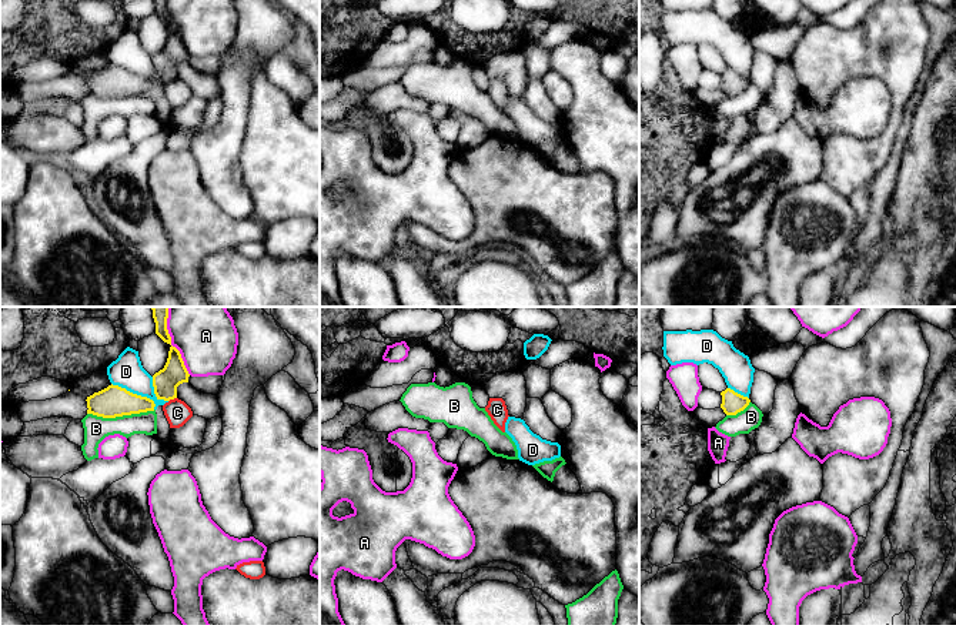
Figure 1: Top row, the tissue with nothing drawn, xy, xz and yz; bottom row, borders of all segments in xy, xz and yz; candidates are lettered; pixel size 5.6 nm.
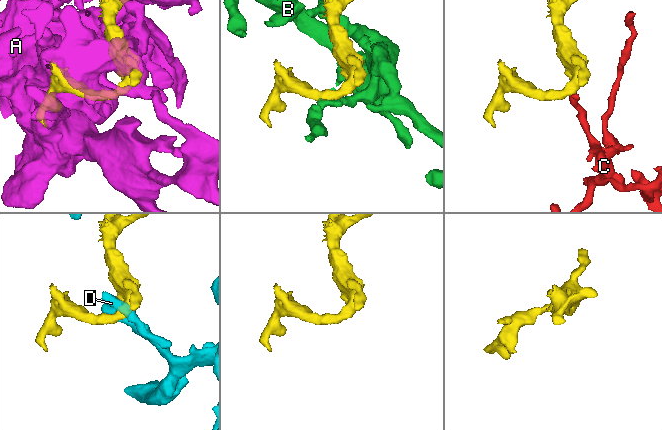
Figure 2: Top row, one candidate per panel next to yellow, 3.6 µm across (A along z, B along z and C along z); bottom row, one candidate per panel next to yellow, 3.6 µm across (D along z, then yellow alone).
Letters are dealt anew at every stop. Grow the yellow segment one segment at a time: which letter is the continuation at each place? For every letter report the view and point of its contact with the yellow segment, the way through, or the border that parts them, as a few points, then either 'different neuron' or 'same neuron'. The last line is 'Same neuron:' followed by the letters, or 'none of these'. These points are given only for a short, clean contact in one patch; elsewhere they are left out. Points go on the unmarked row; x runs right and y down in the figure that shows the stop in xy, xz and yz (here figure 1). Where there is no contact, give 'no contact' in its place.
A: contact xy (174, 27); different neuron
B: contact xy (120, 96); border xy (154, 90), (114, 97), (87, 94); different neuron
C: contact xy (171, 79); border xy (176, 77), (169, 82); different neuron
D: contact xy (136, 74); border xy (112, 63), (149, 77), (154, 89); different neuron
Same neuron: none of these

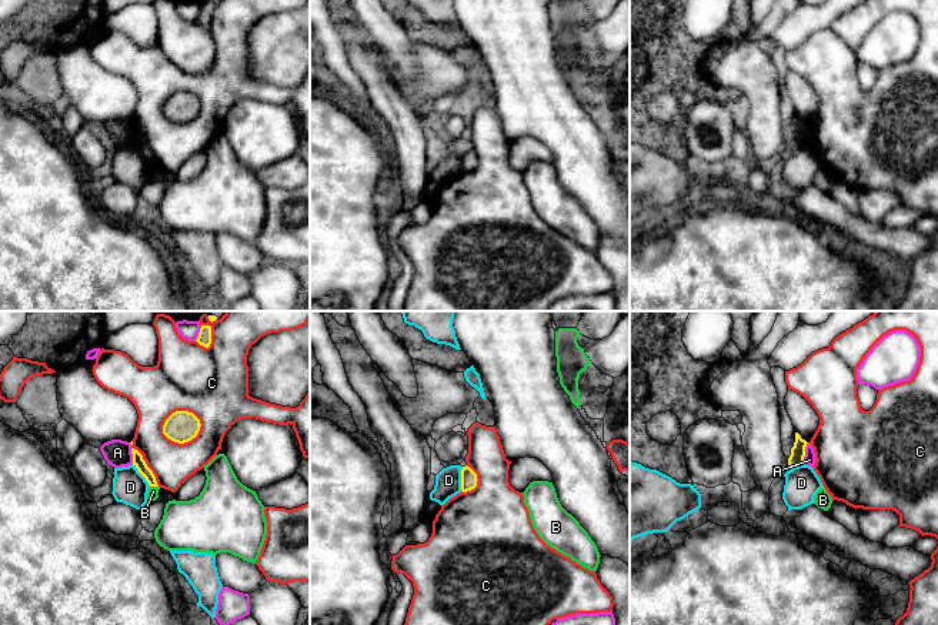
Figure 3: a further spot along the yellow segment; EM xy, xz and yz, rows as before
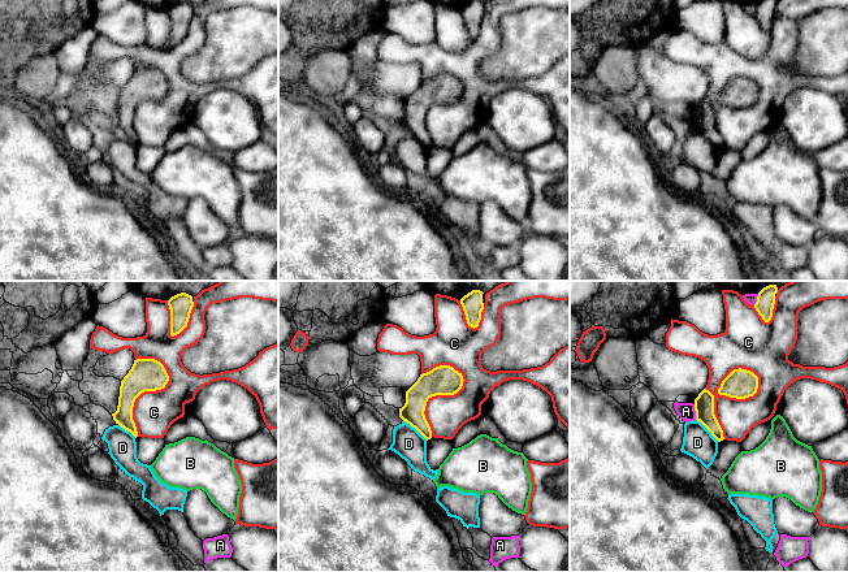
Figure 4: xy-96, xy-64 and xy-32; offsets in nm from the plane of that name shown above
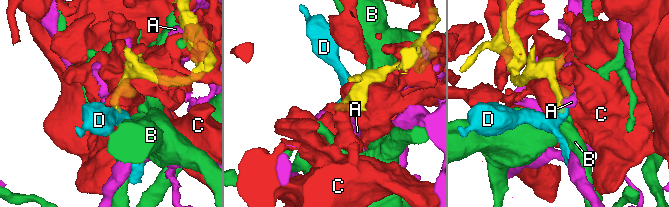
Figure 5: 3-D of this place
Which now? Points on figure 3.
A: contact yz (804, 133); different neuron
B: contact xy (154, 166); border xy (150, 166), (157, 167); different neuron
C: contact xy (184, 122); different neuron
D: contact xz (461, 159); border xz (463, 147), (460, 170); different neuron
Same neuron: none of these

